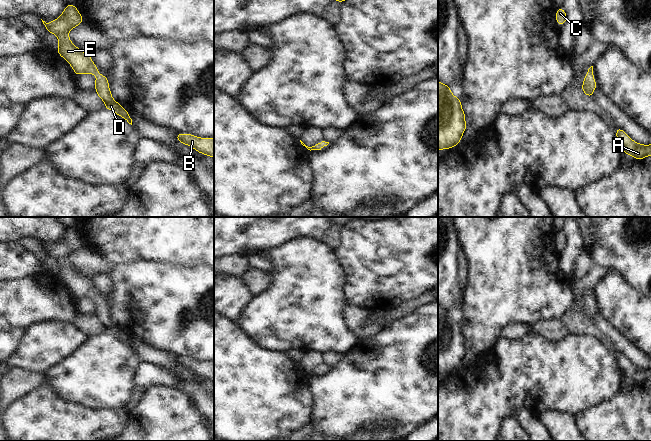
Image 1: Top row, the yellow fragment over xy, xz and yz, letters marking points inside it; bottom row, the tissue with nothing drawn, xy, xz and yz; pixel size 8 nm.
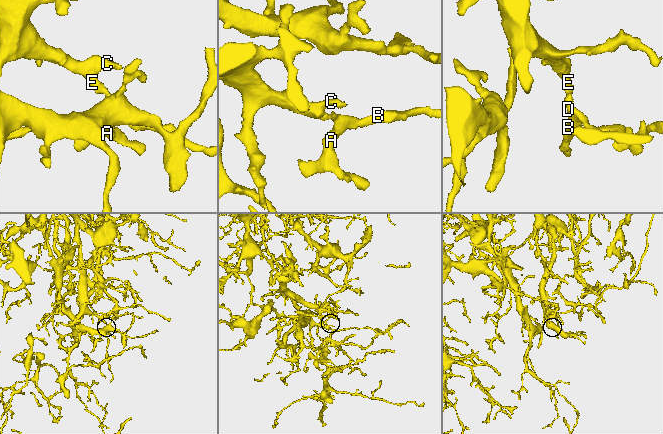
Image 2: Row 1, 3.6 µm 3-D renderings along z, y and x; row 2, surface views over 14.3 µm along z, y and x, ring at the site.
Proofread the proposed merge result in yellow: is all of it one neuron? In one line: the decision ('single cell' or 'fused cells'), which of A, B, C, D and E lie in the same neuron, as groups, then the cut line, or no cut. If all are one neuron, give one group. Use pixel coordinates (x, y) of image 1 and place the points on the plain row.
single cell; groups A B C D E; cut none

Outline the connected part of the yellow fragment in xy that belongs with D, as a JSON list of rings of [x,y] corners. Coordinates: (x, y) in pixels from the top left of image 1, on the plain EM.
[[[67,228],[62,238],[50,247],[43,245],[46,255],[54,257],[58,261],[58,278],[63,281],[73,292],[77,300],[89,297],[96,298],[95,315],[105,327],[105,332],[121,340],[132,349],[129,336],[116,326],[109,313],[109,306],[105,299],[101,299],[97,290],[93,287],[91,279],[77,272],[70,264],[68,257],[71,253],[83,247],[83,241],[74,228]]]

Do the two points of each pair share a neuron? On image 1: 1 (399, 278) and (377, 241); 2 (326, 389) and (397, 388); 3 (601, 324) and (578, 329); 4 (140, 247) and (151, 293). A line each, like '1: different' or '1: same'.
1: same
2: same
3: different
4: different

